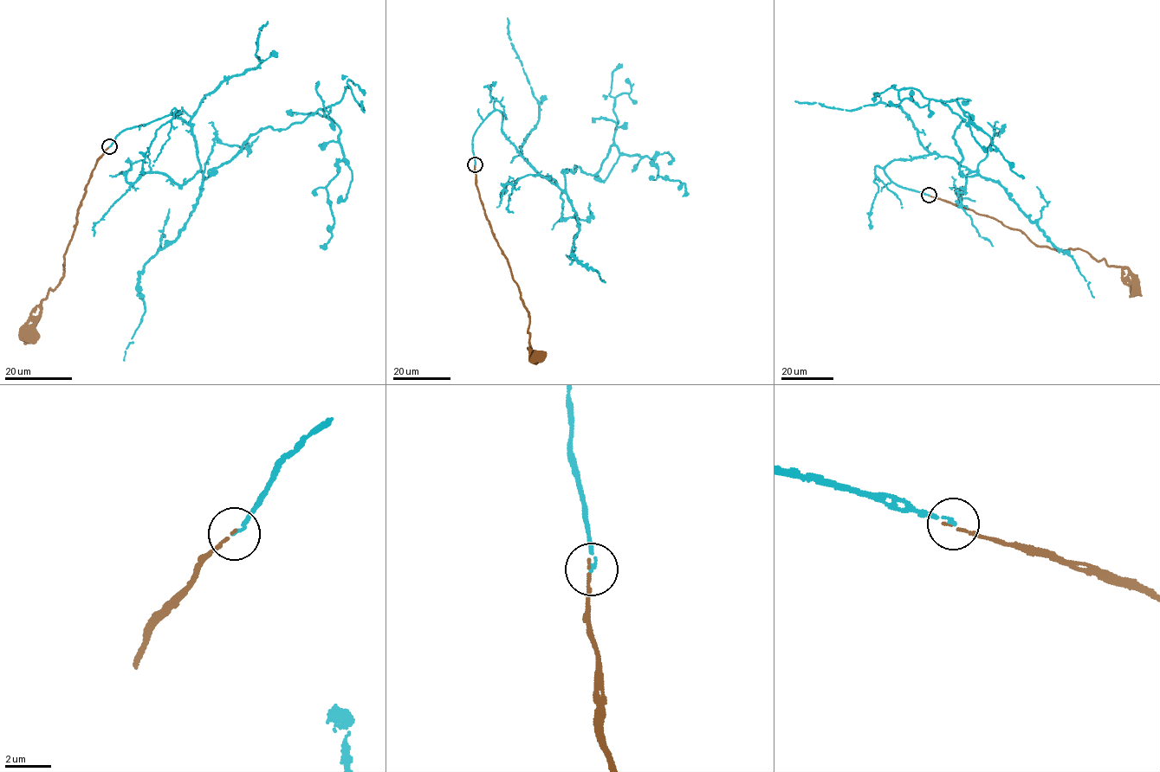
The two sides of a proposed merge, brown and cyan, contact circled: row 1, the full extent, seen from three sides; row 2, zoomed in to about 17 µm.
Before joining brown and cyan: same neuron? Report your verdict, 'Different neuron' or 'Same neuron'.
Same neuron

